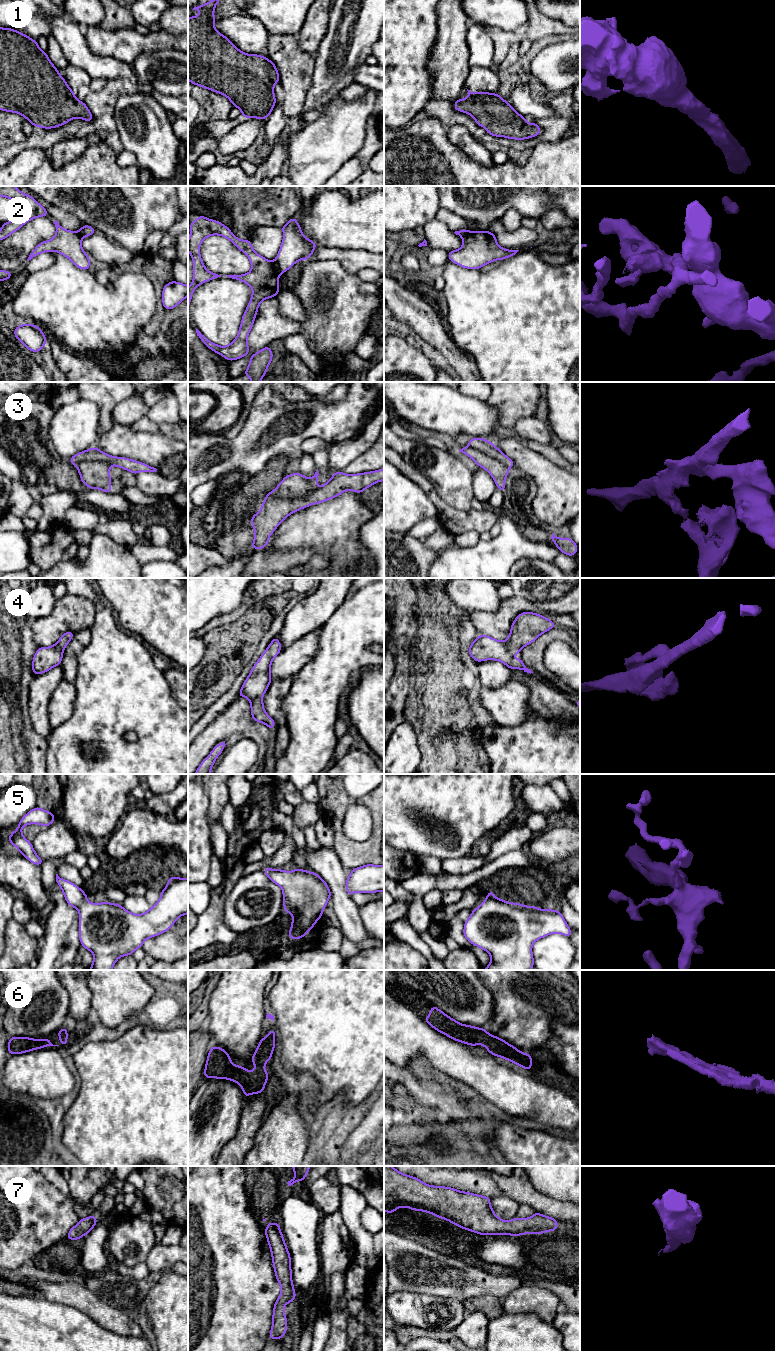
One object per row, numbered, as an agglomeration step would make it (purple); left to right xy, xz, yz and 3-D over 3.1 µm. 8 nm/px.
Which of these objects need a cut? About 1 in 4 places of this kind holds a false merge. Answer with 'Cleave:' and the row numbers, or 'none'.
Cleave: 2, 3

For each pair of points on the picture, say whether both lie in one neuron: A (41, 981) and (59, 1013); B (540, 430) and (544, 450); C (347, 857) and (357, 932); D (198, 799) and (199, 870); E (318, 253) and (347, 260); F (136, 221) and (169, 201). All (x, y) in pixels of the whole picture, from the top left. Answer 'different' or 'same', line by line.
A: same
B: different
C: different
D: same
E: same
F: same

